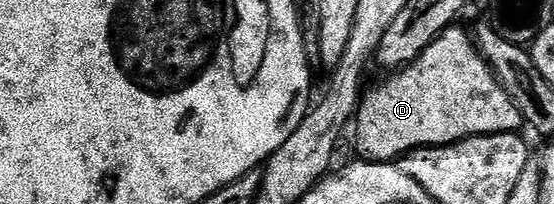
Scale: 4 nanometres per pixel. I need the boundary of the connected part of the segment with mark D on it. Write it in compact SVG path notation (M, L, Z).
M459 29L437 36L416 62L394 71L380 86L372 90L370 87L362 95L353 119L360 159L395 162L411 150L449 146L479 134L513 134L524 129L523 114L517 104L513 104L483 59L472 35Z

